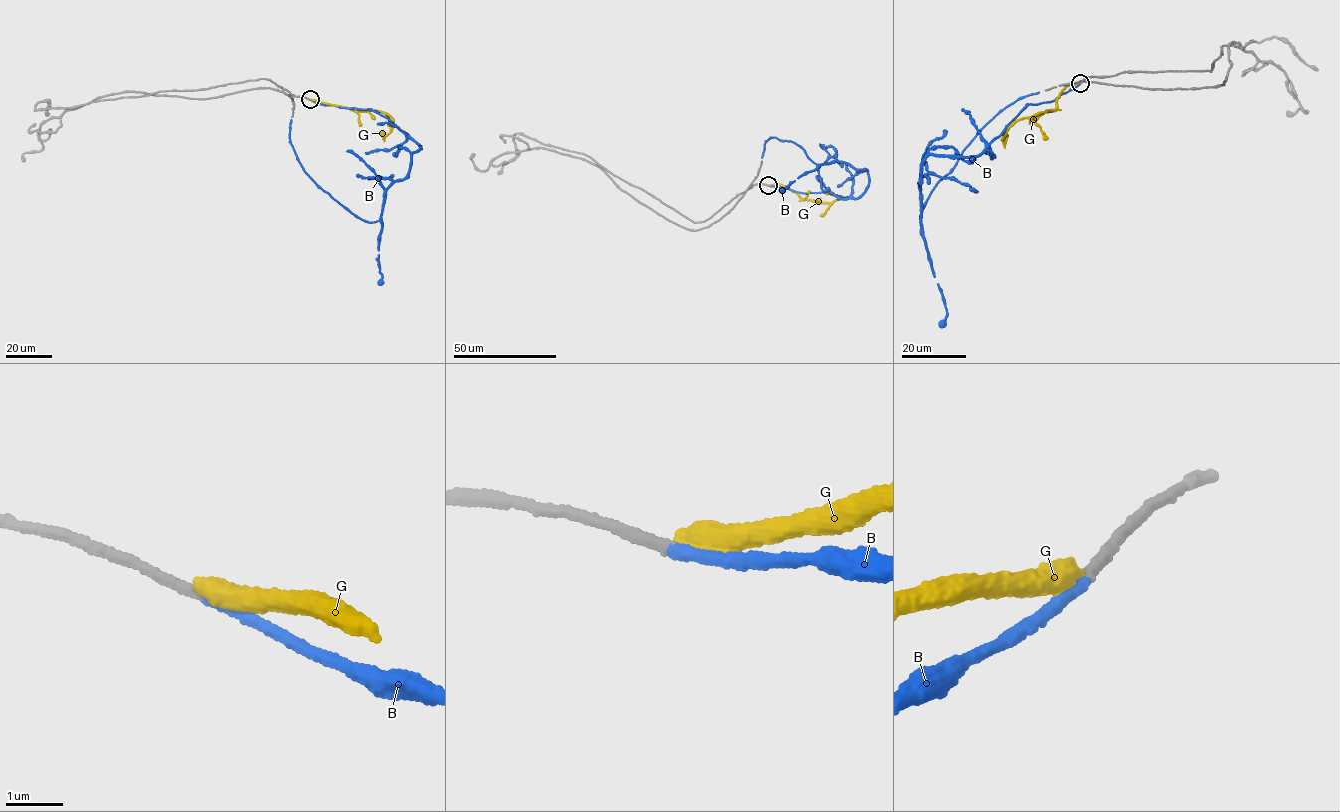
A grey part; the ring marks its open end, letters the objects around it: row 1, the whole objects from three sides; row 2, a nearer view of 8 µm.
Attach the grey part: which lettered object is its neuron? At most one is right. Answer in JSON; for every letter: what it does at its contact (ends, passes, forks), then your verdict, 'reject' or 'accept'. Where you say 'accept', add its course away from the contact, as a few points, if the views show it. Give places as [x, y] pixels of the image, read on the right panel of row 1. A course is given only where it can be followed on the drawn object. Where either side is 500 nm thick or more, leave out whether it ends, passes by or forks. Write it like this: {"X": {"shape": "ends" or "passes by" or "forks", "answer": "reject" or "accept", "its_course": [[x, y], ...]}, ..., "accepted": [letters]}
{"B": {"shape": "ends", "answer": "accept", "its_course": [[1080, 83], [1026, 106], [976, 156], [929, 154], [919, 184], [921, 232], [928, 198], [977, 132], [1039, 92]]}, "G": {"shape": "ends", "answer": "reject"}, "accepted": ["B"]}

